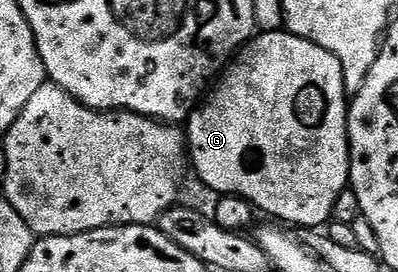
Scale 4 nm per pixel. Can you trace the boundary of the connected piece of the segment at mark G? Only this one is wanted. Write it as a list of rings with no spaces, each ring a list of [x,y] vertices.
[[[277,28],[277,30],[268,30],[263,34],[263,32],[257,33],[255,37],[251,39],[237,53],[236,57],[228,63],[226,67],[226,72],[221,73],[218,81],[211,87],[210,93],[201,101],[200,105],[197,106],[196,110],[190,115],[186,123],[186,150],[190,155],[190,166],[196,169],[196,174],[209,186],[210,189],[216,193],[216,196],[235,196],[238,198],[244,198],[246,201],[252,203],[253,207],[257,211],[265,210],[269,214],[269,219],[279,220],[281,223],[293,222],[294,225],[300,226],[299,228],[320,228],[325,225],[332,218],[332,209],[334,204],[338,200],[338,196],[345,188],[349,185],[350,179],[348,177],[348,108],[350,105],[350,95],[346,92],[344,87],[344,73],[342,72],[342,64],[338,64],[338,56],[334,56],[330,52],[326,52],[326,48],[318,48],[318,44],[314,44],[310,40],[302,40],[302,36],[294,36],[288,33],[287,30],[283,28]]]

